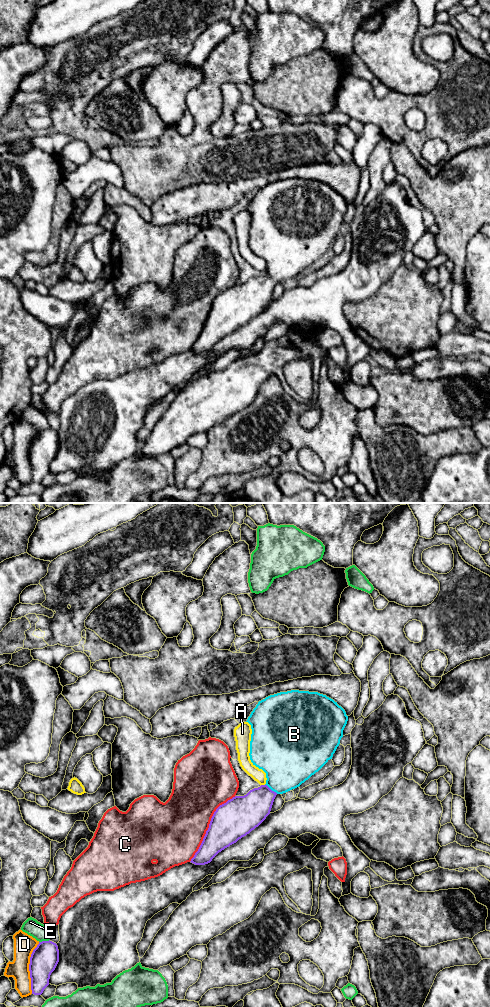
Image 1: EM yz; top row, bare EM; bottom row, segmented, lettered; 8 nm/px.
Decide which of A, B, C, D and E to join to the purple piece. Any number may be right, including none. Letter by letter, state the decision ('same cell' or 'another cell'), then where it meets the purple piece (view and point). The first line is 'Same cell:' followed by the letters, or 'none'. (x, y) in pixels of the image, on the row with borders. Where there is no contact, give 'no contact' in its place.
Same cell: B
A: another cell; contact yz (263, 785)
B: same cell; contact yz (270, 789)
C: another cell; contact yz (209, 826)
D: another cell; contact yz (29, 968)
E: another cell; contact yz (44, 941)

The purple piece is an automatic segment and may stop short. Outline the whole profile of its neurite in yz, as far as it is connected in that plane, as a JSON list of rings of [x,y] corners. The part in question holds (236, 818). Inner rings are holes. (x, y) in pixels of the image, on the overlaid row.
[[[291,690],[270,695],[259,701],[246,722],[251,725],[252,729],[250,760],[253,765],[266,773],[266,784],[250,790],[244,796],[235,796],[216,809],[203,841],[190,862],[195,865],[210,863],[219,852],[258,827],[270,814],[277,794],[283,794],[299,787],[332,759],[343,737],[347,721],[348,716],[345,710],[333,699],[318,692]]]

